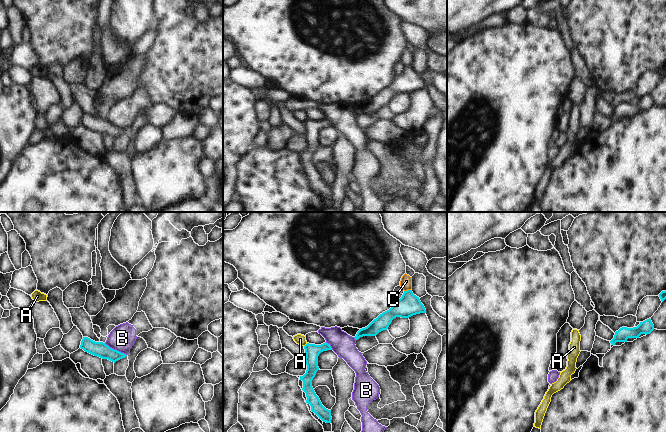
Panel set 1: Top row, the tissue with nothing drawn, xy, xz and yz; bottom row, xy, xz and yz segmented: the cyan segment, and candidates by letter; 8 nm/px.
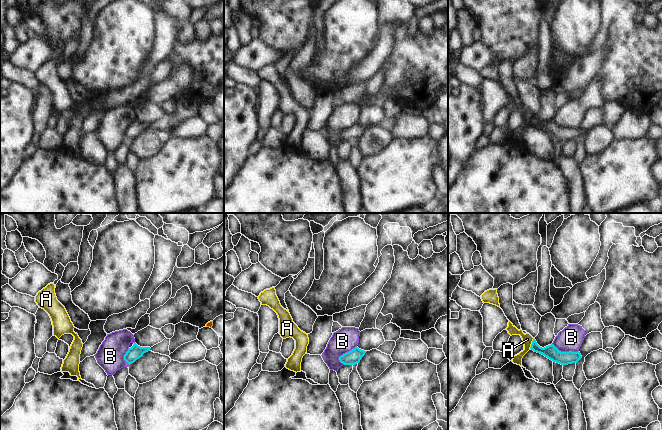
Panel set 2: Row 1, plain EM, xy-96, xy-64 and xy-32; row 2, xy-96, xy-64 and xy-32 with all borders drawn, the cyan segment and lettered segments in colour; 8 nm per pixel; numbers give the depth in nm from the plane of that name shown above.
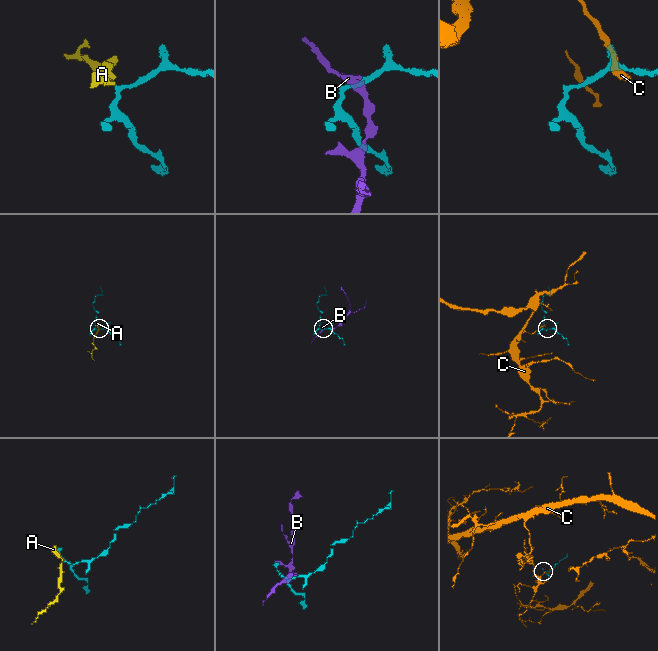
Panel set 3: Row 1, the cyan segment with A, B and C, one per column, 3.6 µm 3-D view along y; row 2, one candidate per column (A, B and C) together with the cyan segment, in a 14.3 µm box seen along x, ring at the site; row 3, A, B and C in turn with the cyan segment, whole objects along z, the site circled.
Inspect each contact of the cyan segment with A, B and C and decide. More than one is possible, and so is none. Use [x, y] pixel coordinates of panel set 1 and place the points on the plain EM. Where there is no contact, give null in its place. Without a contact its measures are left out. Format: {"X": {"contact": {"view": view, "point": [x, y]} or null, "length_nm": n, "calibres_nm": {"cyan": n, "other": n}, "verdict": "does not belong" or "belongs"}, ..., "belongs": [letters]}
{"A": {"contact": {"view": "xz", "point": [305, 121]}, "length_nm": 40, "calibres_nm": {"cyan": 120, "other": 80}, "verdict": "does not belong"}, "B": {"contact": {"view": "xy", "point": [115, 126]}, "length_nm": 200, "calibres_nm": {"cyan": 120, "other": 200}, "verdict": "does not belong"}, "C": {"contact": {"view": "xz", "point": [407, 66]}, "length_nm": 60, "calibres_nm": {"cyan": 180, "other": 100}, "verdict": "does not belong"}, "belongs": []}

